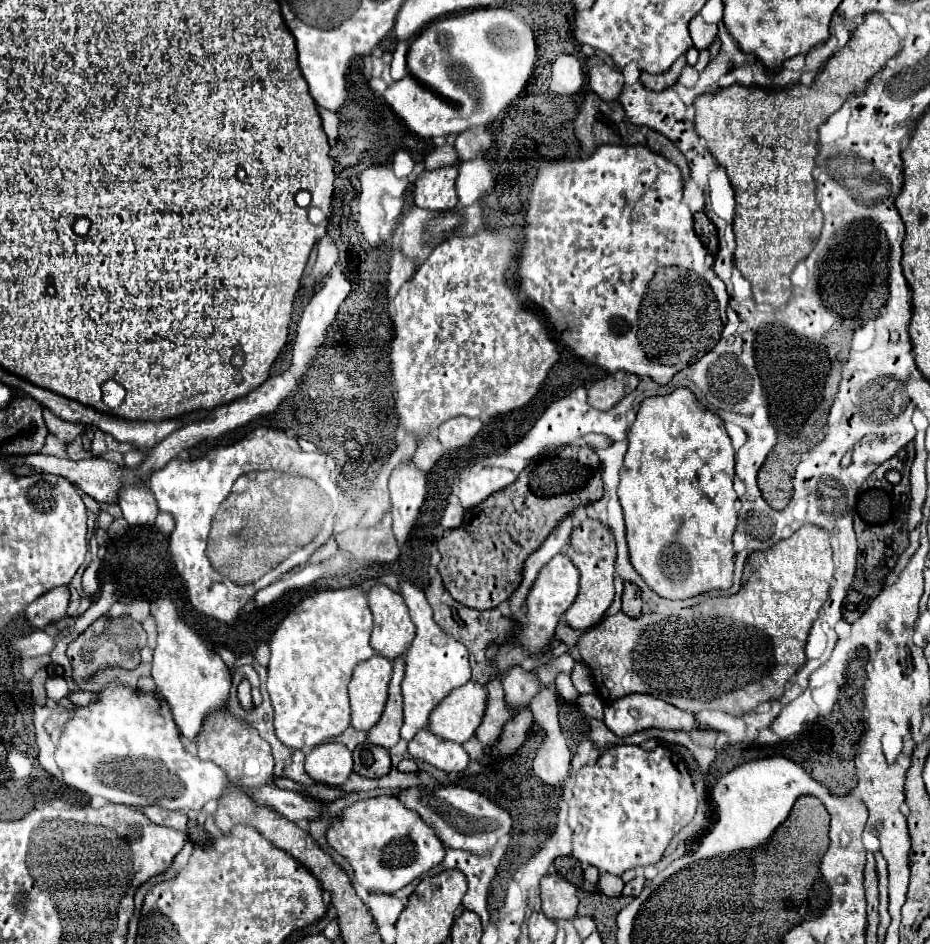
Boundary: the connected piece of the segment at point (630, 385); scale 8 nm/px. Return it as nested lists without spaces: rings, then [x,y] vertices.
[[[616,372],[598,382],[594,382],[588,390],[588,404],[596,410],[610,410],[614,408],[624,396],[636,390],[640,378],[632,372]]]

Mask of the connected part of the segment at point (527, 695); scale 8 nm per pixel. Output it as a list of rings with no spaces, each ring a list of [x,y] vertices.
[[[512,666],[508,670],[508,674],[502,678],[502,686],[506,692],[508,704],[512,704],[518,710],[522,708],[522,704],[526,706],[542,690],[538,676],[520,666]]]

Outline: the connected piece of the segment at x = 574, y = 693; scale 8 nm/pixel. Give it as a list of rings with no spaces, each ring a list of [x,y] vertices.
[[[560,674],[560,676],[556,678],[556,686],[558,686],[558,694],[560,694],[566,702],[576,702],[576,698],[580,696],[578,690],[574,688],[574,684],[572,684],[572,680],[570,680],[568,674]]]

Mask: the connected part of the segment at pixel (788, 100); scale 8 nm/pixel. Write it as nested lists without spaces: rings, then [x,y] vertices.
[[[872,12],[866,14],[864,22],[854,30],[848,44],[826,62],[812,86],[794,84],[770,94],[764,88],[732,84],[718,92],[706,92],[694,100],[696,132],[706,138],[708,150],[726,170],[736,192],[734,262],[742,276],[752,284],[752,296],[756,302],[766,302],[774,308],[784,306],[792,296],[790,274],[794,266],[812,252],[820,238],[824,218],[816,202],[816,184],[812,178],[812,170],[816,166],[814,160],[818,156],[818,126],[824,124],[836,110],[840,110],[850,94],[864,92],[870,78],[878,74],[884,64],[900,52],[900,48],[900,38],[886,18],[878,12]]]

